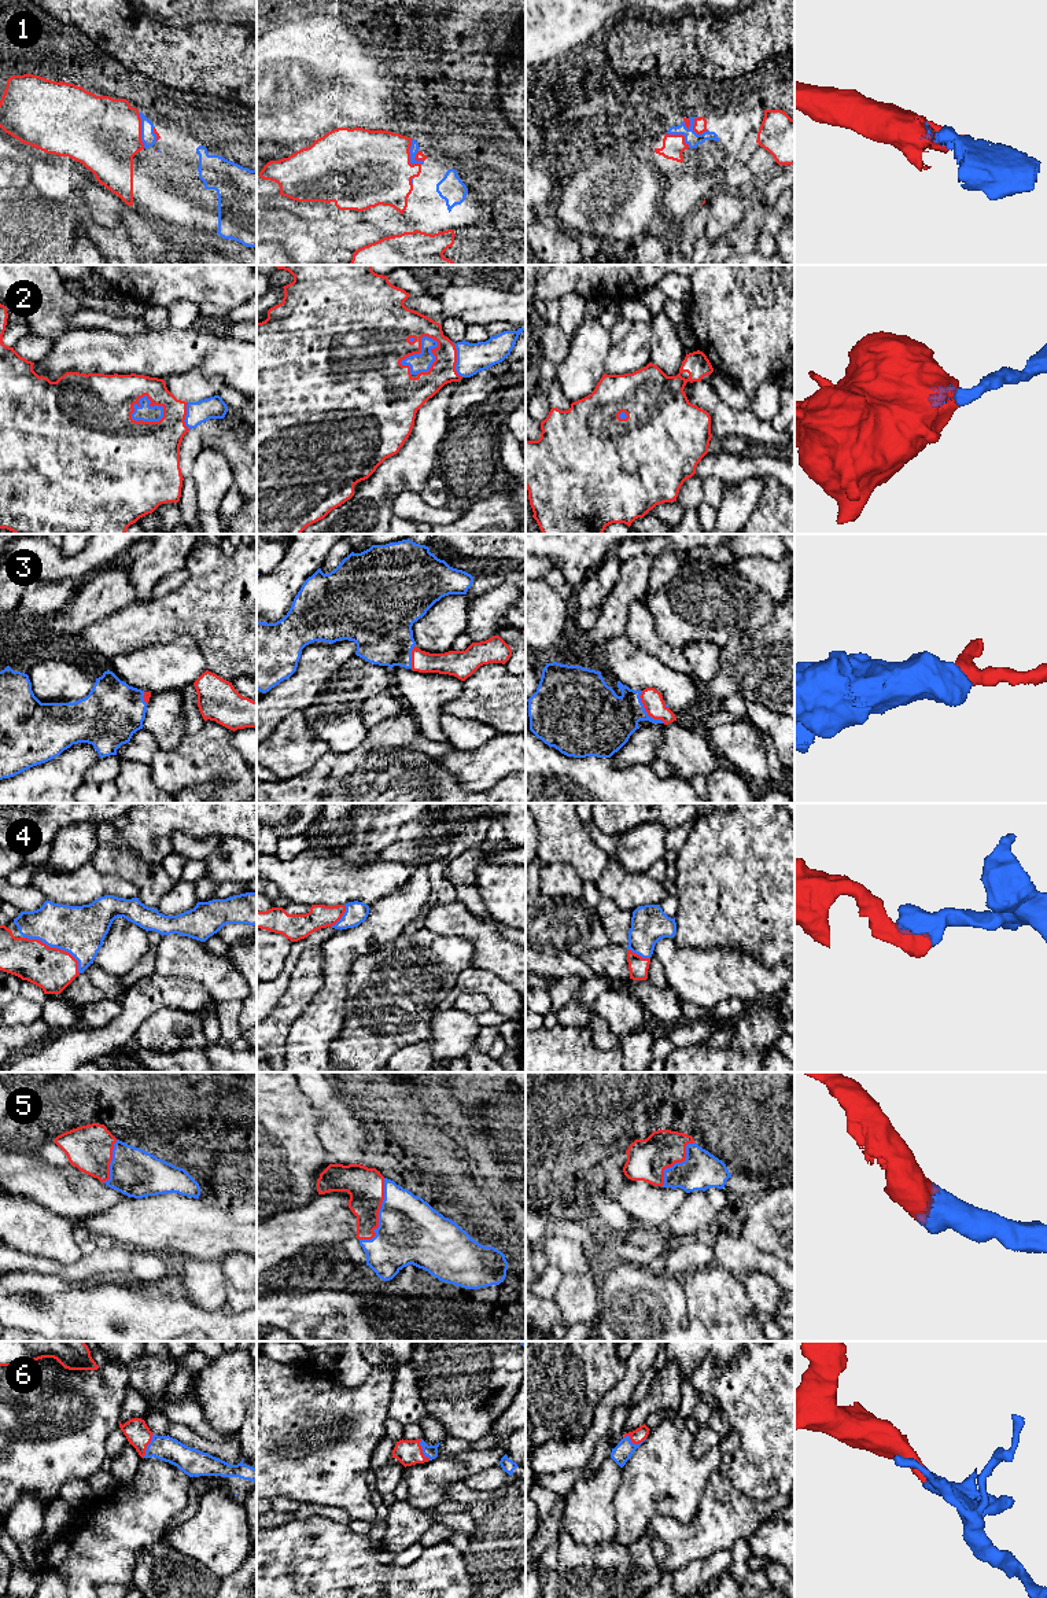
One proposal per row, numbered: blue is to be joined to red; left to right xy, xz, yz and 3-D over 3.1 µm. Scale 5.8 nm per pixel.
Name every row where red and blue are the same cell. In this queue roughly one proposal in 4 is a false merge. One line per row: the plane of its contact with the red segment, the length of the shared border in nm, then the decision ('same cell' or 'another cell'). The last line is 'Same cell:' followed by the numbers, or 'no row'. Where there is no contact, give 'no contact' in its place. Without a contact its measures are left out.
1: xz | 160 nm | same cell
2: xz | 260 nm | same cell
3: yz | 240 nm | same cell
4: xy | 400 nm | same cell
5: xz | 400 nm | same cell
6: yz | 140 nm | same cell
Same cell: 1, 2, 3, 4, 5, 6

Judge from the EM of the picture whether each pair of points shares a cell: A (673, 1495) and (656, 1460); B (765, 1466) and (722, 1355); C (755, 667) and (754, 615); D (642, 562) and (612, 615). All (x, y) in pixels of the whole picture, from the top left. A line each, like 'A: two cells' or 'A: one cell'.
A: one cell
B: two cells
C: two cells
D: one cell

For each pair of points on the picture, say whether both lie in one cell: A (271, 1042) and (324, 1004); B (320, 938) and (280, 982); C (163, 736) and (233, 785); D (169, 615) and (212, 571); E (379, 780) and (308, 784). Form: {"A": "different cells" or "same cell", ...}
{"A": "different cells", "B": "same cell", "C": "different cells", "D": "same cell", "E": "same cell"}

